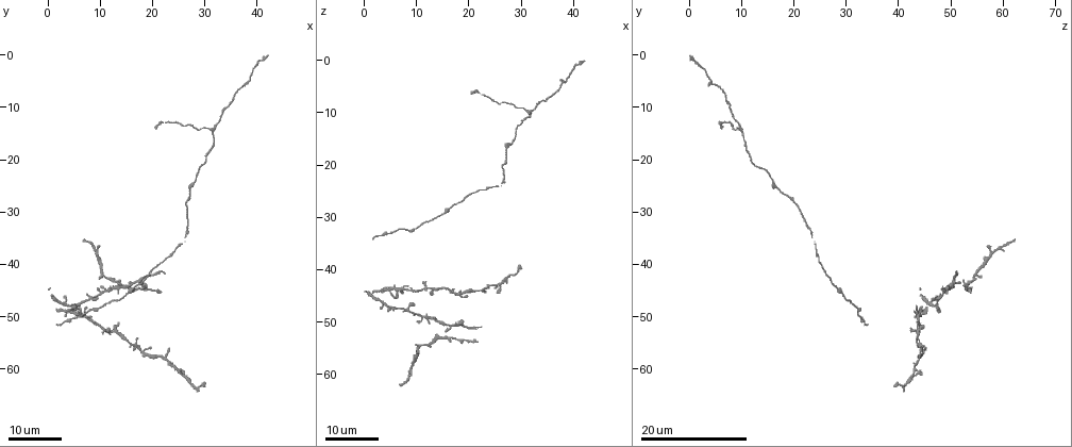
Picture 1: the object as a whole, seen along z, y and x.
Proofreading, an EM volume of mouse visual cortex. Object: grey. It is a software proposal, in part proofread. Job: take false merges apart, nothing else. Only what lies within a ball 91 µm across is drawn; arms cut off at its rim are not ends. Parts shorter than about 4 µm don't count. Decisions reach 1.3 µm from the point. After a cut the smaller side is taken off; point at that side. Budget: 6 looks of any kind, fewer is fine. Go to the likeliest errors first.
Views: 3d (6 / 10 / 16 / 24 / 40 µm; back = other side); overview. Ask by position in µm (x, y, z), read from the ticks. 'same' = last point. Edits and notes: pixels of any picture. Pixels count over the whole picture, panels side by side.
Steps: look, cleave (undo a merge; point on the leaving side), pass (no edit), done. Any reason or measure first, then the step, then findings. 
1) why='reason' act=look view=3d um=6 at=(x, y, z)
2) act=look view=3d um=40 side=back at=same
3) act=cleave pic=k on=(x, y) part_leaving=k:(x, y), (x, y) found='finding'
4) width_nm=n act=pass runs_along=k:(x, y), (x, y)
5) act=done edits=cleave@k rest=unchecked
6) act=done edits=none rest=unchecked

why='three-way junction' act=look view=3d um=24 at=(31.5, 14.5, 9.5)

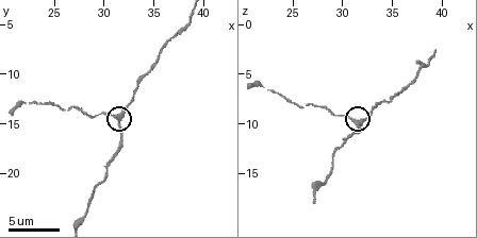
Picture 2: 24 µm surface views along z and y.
act=look view=3d um=10 at=(31.4, 14.0, 9.8)

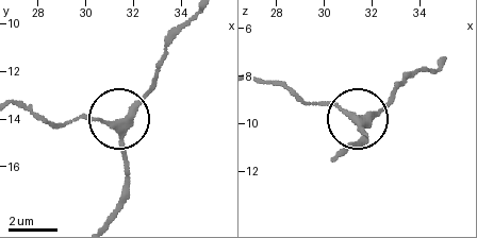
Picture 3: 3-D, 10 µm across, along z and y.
side_arm_um=14 act=pass runs_along=3:(111, 215), (127, 172), (119, 119), (78, 117), (55, 123) found='all the same neuron'

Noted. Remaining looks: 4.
why='three arms meet' act=look view=3d um=16 at=(38.8, 4.8, 4.0)

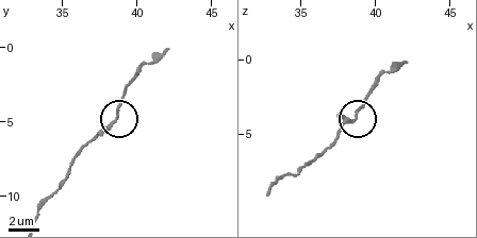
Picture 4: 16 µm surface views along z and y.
act=pass runs_along=4:(268, 191), (275, 181), (317, 158), (354, 120), (366, 95) found='all the same neuron'

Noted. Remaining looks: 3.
why='four-way junction' act=look view=3d um=24 at=(11.0, 45.5, 49.0)

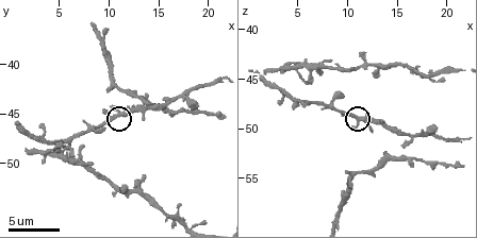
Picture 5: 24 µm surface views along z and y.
act=look view=3d um=10 at=(10.6, 45.2, 49.0)

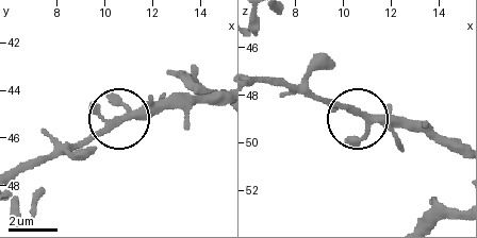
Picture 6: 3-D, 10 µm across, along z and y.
act=look view=3d um=10 side=back at=(10.6, 45.3, 48.7)

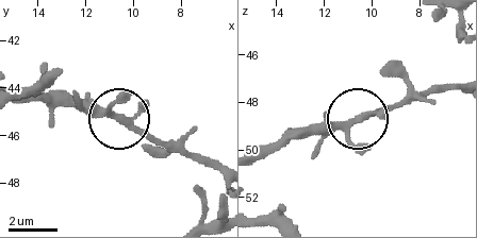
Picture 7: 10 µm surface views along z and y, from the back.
width_nm=250 act=pass found='all the same neuron'

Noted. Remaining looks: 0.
act=done edits=none rest=unchecked

